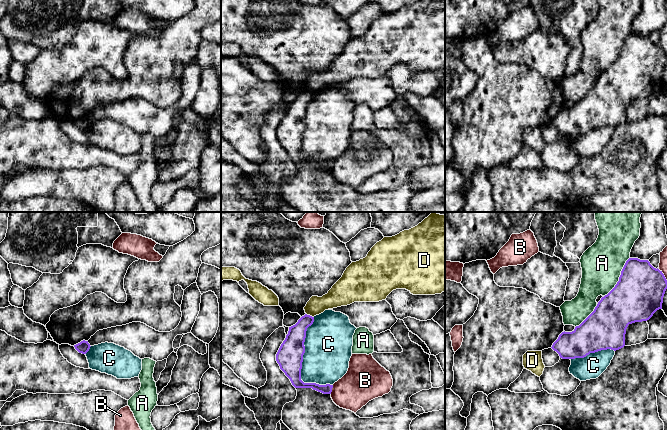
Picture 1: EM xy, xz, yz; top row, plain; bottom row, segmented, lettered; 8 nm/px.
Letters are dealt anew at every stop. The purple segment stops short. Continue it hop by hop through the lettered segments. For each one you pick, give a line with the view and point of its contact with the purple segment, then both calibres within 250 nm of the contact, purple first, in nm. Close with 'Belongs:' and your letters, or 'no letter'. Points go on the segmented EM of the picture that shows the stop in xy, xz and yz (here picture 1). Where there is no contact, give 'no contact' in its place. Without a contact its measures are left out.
Belongs: no letter

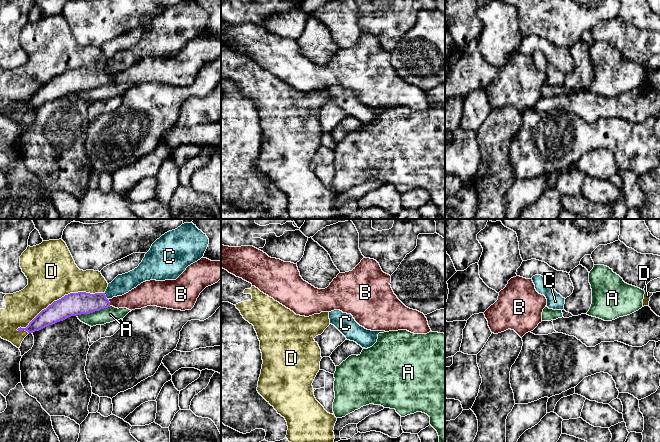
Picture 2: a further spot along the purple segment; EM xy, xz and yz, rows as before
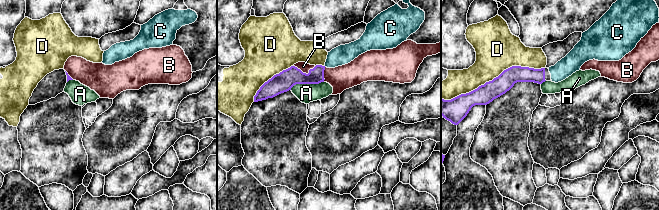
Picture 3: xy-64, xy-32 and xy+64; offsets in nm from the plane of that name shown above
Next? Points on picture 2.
C: meets purple in xy at (105, 296); 180 nm thick on the purple side, 160 nm on the other
Belongs: C

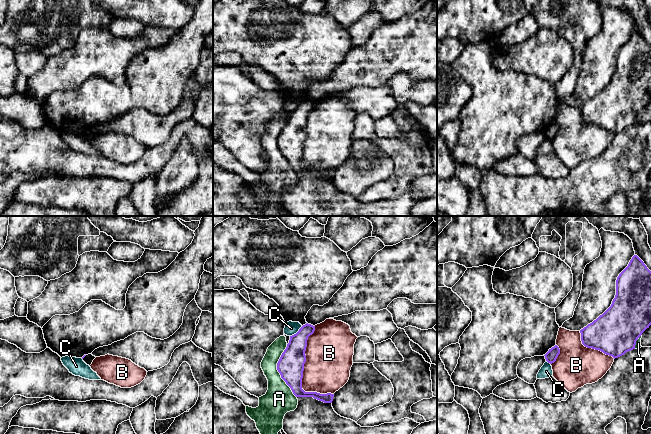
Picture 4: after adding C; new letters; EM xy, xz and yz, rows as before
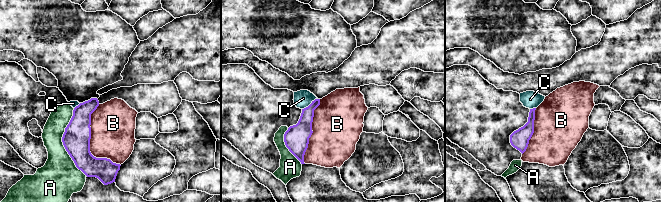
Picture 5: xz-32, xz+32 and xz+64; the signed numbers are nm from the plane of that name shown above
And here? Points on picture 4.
Belongs: no letter

